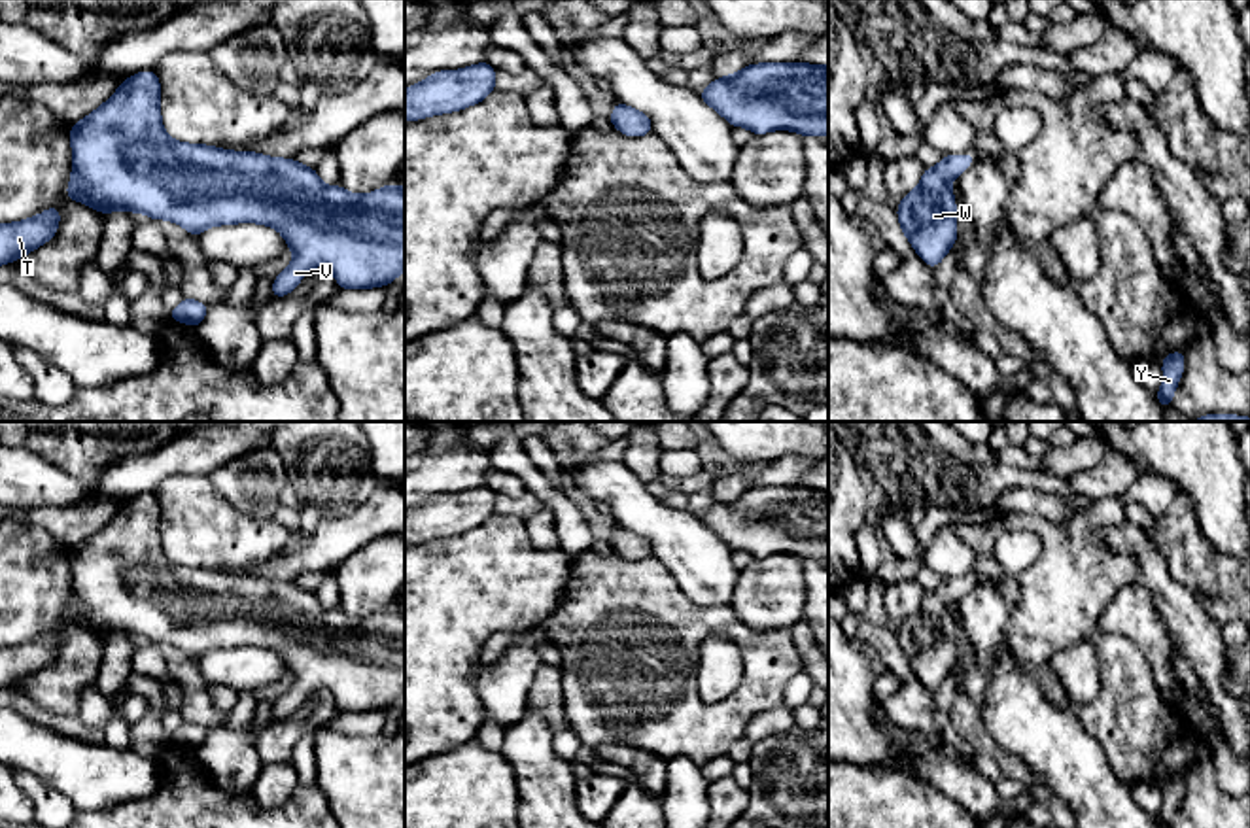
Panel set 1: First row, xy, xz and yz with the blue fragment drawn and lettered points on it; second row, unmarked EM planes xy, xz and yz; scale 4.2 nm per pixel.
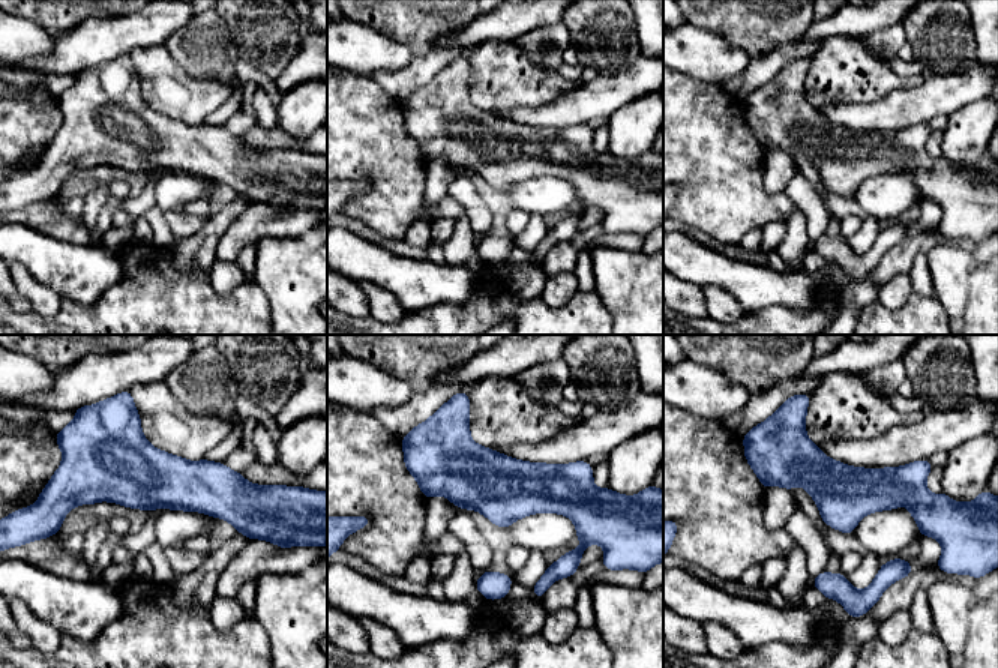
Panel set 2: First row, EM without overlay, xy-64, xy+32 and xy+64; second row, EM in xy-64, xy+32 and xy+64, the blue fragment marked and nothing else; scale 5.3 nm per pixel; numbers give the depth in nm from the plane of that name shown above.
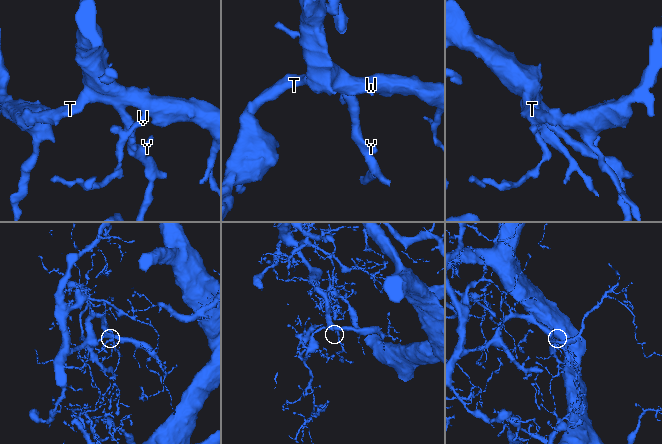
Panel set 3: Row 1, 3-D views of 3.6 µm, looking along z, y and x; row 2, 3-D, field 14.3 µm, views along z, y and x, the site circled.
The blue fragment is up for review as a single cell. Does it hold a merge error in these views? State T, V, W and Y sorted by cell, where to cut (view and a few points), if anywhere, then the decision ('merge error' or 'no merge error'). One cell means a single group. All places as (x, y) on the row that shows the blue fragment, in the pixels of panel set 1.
T V W Y | no cut | no merge error

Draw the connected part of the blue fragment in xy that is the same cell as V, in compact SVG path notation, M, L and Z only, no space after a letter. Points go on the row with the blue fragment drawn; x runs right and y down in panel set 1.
M153 68L132 74L102 106L74 123L70 144L66 198L91 210L140 212L149 219L174 221L193 236L234 223L276 229L295 257L274 278L270 299L289 295L318 265L331 270L342 291L384 287L405 272L405 187L384 185L357 195L339 183L323 185L316 168L295 159L178 142L163 129L161 81Z

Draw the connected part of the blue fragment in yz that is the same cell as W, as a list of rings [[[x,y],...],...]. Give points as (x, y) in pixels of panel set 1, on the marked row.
[[[974,151],[944,155],[934,168],[925,168],[919,185],[900,198],[896,216],[902,234],[930,268],[936,268],[957,242],[957,202],[949,181],[959,180],[974,161]]]

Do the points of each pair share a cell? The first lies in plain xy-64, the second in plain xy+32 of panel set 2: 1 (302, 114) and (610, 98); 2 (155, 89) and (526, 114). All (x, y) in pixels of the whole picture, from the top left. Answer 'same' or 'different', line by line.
1: different
2: different

